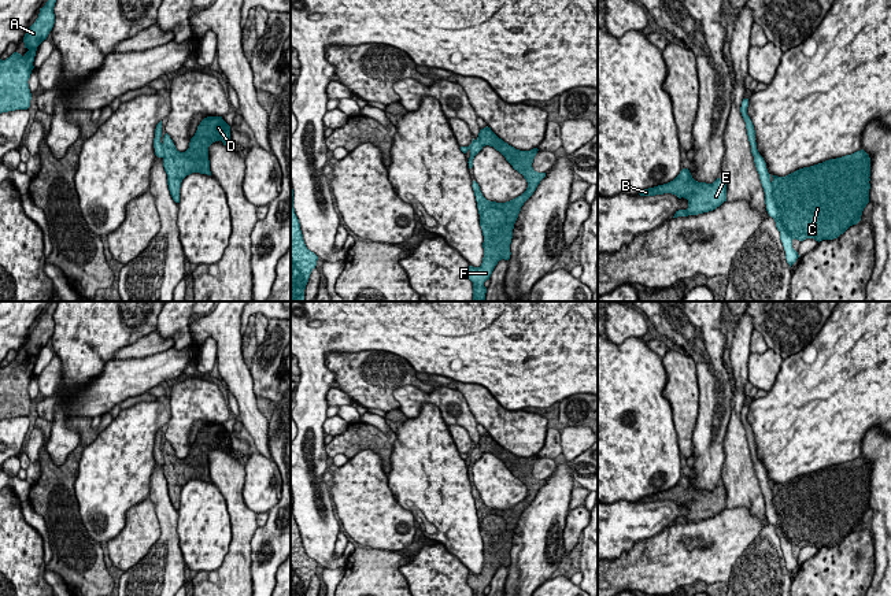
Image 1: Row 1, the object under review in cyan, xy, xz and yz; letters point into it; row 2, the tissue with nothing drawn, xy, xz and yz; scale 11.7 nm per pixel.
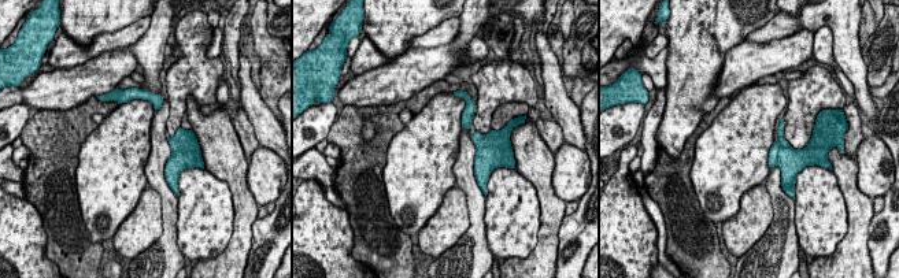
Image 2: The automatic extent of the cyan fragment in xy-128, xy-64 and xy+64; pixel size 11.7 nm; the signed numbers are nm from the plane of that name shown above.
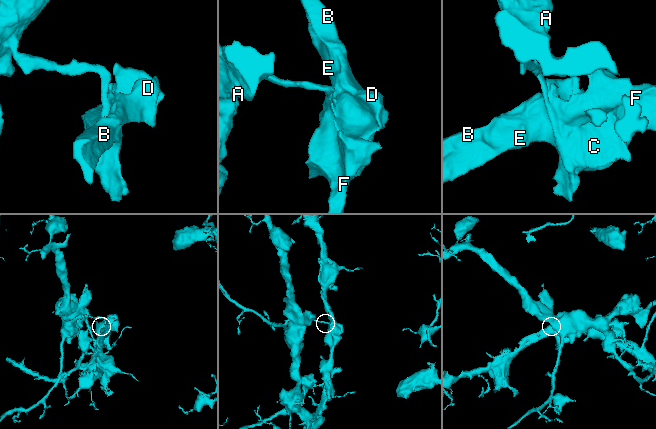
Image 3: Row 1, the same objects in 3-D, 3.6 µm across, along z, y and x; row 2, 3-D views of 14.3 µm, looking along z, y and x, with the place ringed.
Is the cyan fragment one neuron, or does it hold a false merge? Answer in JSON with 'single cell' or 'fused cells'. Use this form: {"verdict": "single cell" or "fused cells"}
{"verdict": "fused cells"}

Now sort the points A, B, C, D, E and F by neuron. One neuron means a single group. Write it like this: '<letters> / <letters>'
A / B C D E F

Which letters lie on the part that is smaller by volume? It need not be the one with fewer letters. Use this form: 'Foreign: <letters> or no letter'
Foreign: B, C, D, E, F

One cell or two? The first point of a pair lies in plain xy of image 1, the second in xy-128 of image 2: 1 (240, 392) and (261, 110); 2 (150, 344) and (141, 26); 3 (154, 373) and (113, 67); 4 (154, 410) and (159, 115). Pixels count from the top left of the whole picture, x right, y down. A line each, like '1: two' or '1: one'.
1: one
2: one
3: one
4: two

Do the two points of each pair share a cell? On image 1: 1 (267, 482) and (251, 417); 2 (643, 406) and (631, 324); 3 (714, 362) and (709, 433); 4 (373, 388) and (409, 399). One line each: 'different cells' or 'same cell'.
1: different cells
2: different cells
3: same cell
4: different cells

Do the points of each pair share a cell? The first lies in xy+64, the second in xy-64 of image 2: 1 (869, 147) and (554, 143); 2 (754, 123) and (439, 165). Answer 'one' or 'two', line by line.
1: two
2: one

